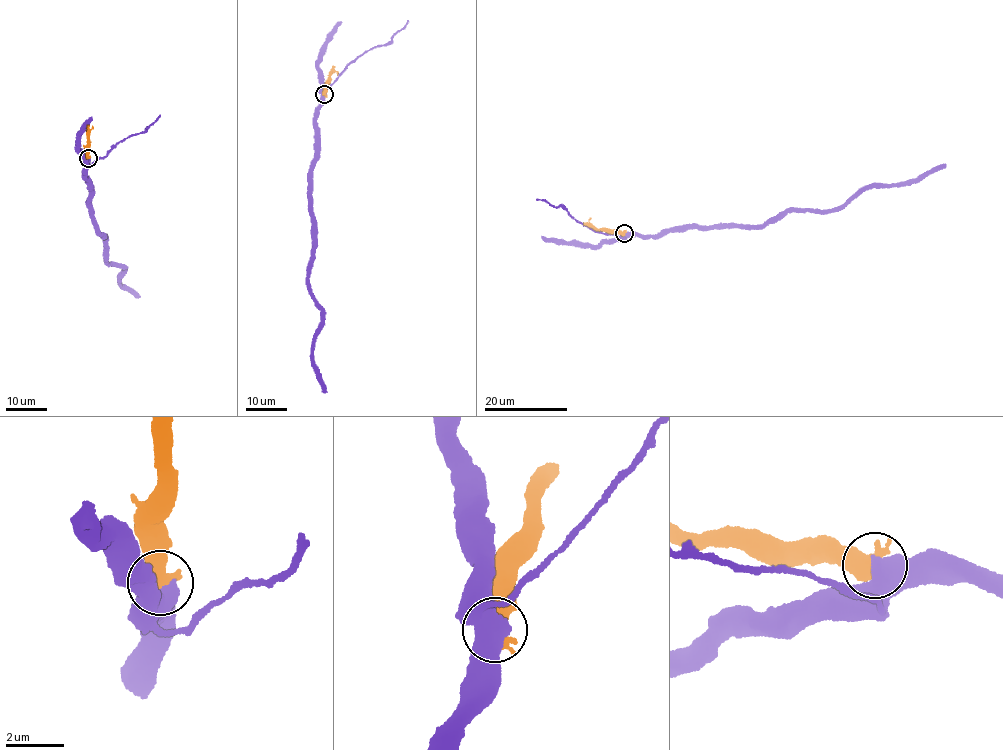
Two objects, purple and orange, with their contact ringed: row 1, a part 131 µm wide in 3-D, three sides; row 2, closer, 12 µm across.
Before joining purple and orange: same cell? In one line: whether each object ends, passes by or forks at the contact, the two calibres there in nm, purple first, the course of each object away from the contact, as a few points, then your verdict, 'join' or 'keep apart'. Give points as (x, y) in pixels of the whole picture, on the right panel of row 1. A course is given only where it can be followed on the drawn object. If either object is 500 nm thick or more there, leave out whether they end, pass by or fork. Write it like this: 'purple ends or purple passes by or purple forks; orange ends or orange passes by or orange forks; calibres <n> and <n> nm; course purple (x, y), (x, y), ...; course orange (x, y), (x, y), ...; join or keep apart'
calibres 750 and 600 nm; course purple (624, 233), (654, 235), (705, 227), (768, 225), (792, 211), (843, 208), (862, 189), (919, 181), (945, 164); course orange (624, 233), (596, 230), (589, 223), (591, 218); keep apart

